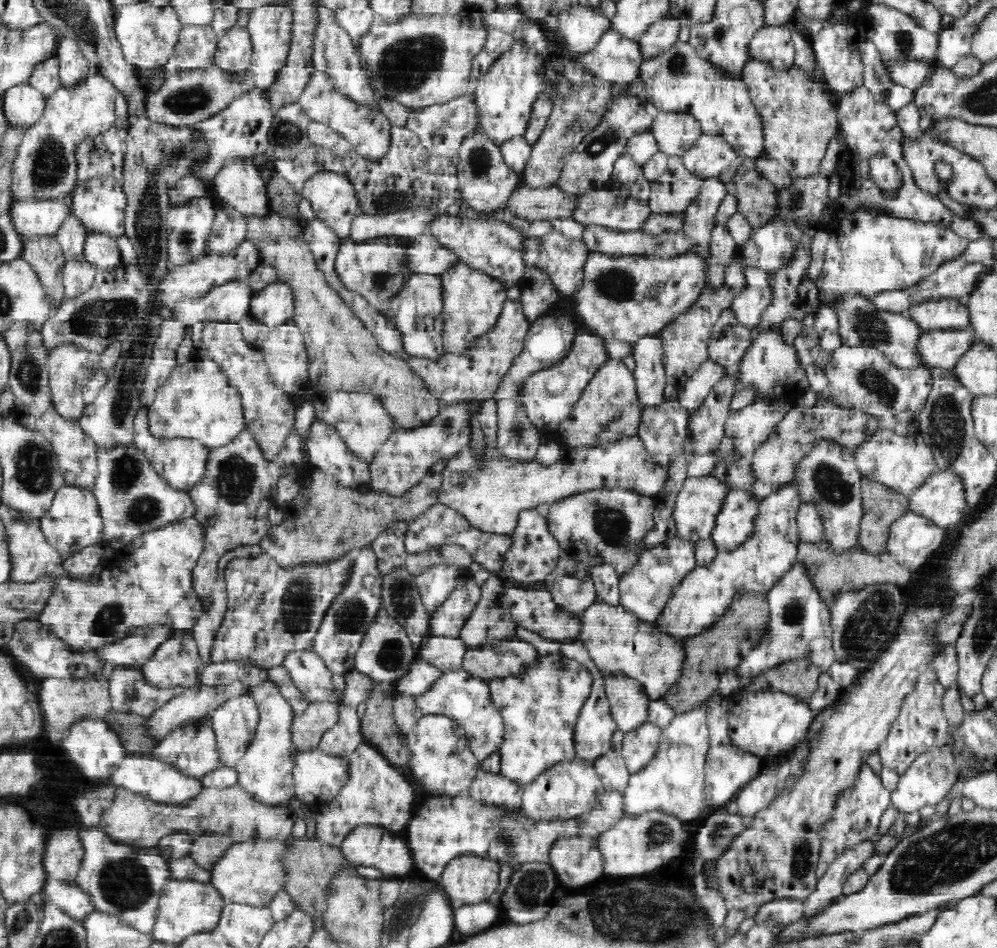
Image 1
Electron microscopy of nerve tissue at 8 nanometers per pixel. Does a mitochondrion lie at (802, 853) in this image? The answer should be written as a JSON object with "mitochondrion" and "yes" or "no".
{"mitochondrion":"yes"}

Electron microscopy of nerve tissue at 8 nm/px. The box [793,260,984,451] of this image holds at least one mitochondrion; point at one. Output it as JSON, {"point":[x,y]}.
{"point":[871,327]}

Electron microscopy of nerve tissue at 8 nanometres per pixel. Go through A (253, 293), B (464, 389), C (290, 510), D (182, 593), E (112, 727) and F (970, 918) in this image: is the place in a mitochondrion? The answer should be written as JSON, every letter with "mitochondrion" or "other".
{"A":"other","B":"other","C":"other","D":"other","E":"other","F":"other"}

